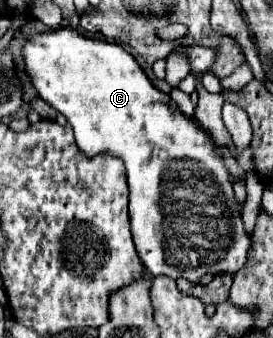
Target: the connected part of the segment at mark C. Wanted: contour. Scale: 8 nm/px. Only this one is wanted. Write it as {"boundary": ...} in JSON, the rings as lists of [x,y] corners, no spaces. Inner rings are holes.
{"boundary":[[[62,27],[60,31],[52,31],[52,33],[38,33],[38,35],[28,35],[28,41],[22,49],[24,53],[24,61],[26,61],[26,71],[32,79],[32,85],[36,87],[38,95],[48,101],[54,109],[58,109],[58,113],[62,113],[68,123],[72,125],[74,129],[74,135],[76,135],[76,143],[78,143],[78,149],[84,151],[86,157],[96,157],[96,155],[112,155],[112,157],[118,157],[122,163],[124,163],[124,169],[126,169],[126,181],[128,181],[128,189],[130,189],[130,227],[132,227],[132,237],[134,237],[134,245],[136,245],[136,251],[146,267],[146,271],[150,275],[168,275],[172,279],[186,279],[190,283],[198,283],[198,279],[202,275],[218,275],[218,273],[230,273],[230,275],[236,275],[248,261],[248,253],[250,253],[250,247],[252,247],[252,235],[246,233],[246,227],[244,227],[244,221],[242,221],[242,209],[240,205],[236,203],[236,195],[232,191],[232,177],[226,169],[226,161],[224,161],[224,155],[222,155],[222,147],[216,145],[214,137],[210,135],[208,129],[204,129],[196,117],[186,117],[178,107],[176,103],[170,99],[170,95],[158,91],[150,79],[146,77],[146,73],[142,71],[142,67],[138,65],[138,61],[126,53],[120,45],[116,43],[108,43],[108,41],[98,41],[98,39],[88,39],[84,35],[80,35],[78,31],[72,31],[72,29],[66,29]],[[156,93],[164,95],[164,101],[160,101],[156,97]]]}

